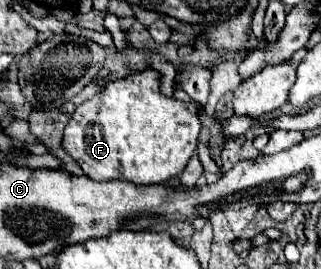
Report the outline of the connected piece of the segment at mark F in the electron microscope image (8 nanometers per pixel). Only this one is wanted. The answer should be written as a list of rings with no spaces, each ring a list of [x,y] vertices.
[[[147,69],[123,79],[107,81],[103,89],[89,101],[81,103],[69,125],[65,127],[63,147],[71,153],[71,157],[81,165],[87,177],[93,181],[131,181],[133,185],[151,185],[163,183],[175,175],[179,175],[199,143],[199,105],[197,103],[183,103],[175,97],[165,97],[161,93],[161,73],[155,69]]]

